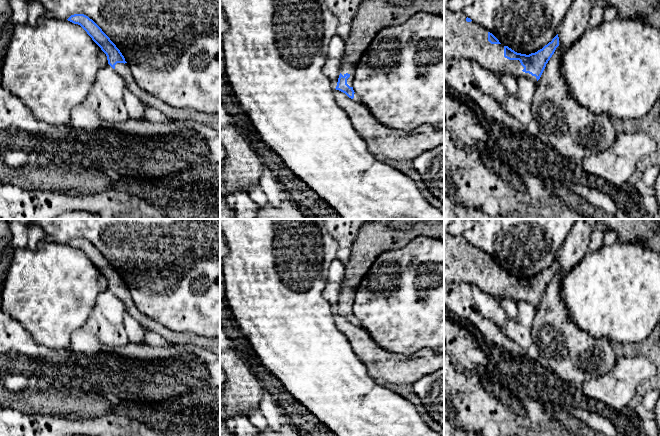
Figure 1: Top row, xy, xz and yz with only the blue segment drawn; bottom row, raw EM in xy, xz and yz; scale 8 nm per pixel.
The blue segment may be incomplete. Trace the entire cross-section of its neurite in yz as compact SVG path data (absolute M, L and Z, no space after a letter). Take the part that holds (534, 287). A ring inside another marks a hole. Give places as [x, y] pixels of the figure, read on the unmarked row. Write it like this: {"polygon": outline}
{"polygon": "M444 230L444 281L454 284L474 284L481 291L495 299L511 299L515 302L528 302L536 308L546 288L559 270L558 258L542 273L529 279L517 277L504 270L487 253L481 251L466 240L464 235L454 236Z"}

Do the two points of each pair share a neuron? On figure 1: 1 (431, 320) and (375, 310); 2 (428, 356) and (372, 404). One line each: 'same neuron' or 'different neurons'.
1: same neuron
2: different neurons

